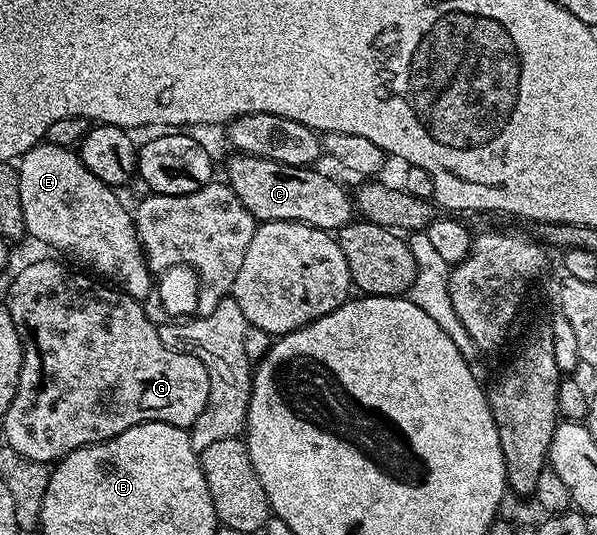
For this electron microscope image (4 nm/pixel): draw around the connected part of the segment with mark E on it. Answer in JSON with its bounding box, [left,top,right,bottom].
[18,143,154,299]

